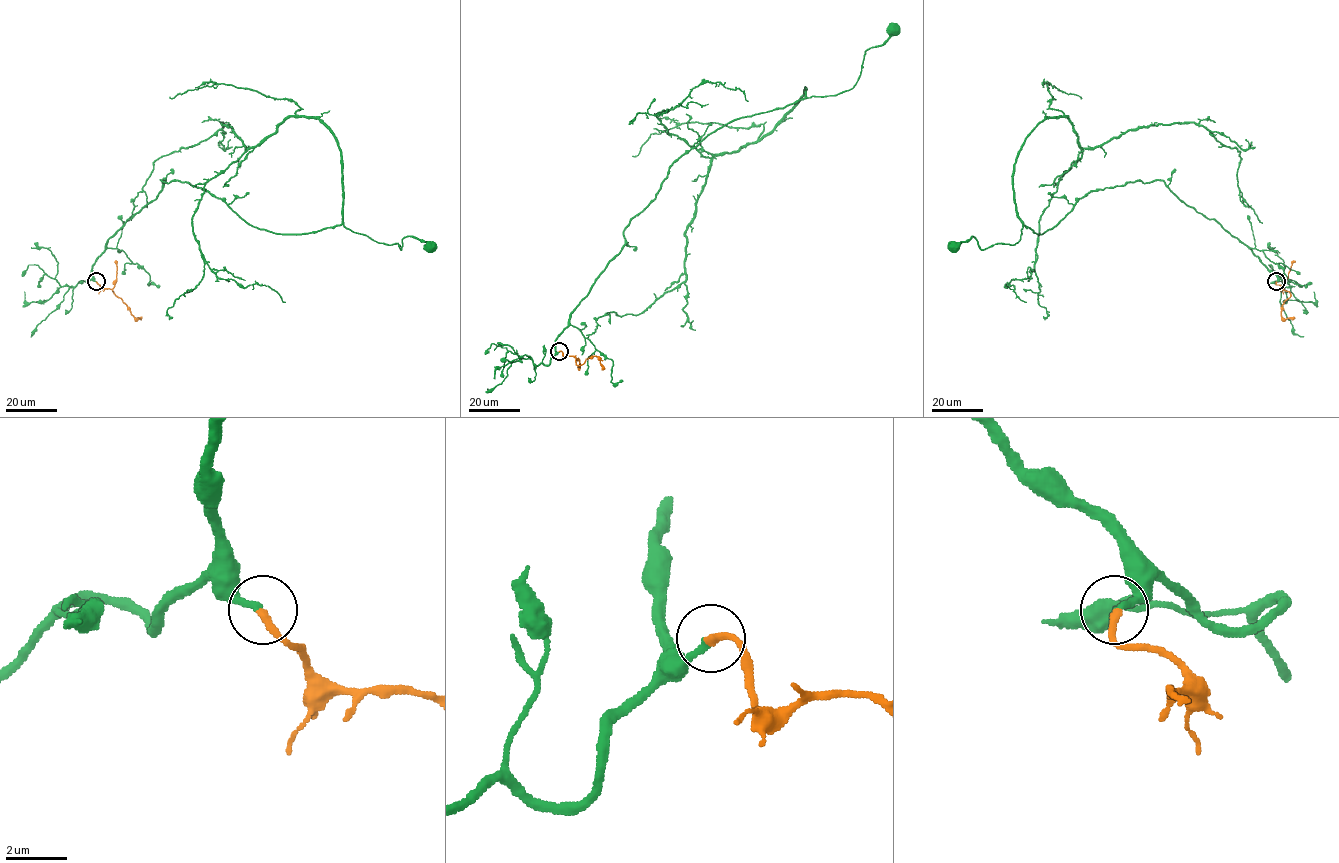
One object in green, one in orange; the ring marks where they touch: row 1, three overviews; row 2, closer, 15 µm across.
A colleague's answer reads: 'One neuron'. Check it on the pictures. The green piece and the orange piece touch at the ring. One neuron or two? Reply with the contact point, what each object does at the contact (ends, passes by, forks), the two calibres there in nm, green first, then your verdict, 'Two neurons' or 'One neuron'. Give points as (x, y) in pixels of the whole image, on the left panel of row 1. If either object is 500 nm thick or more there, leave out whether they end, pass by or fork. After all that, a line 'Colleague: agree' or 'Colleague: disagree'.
Place: (96, 281). At the ring green ends. At the ring orange ends. Thickness 200 nm (green) against 260 nm. One neuron
Colleague: agree

